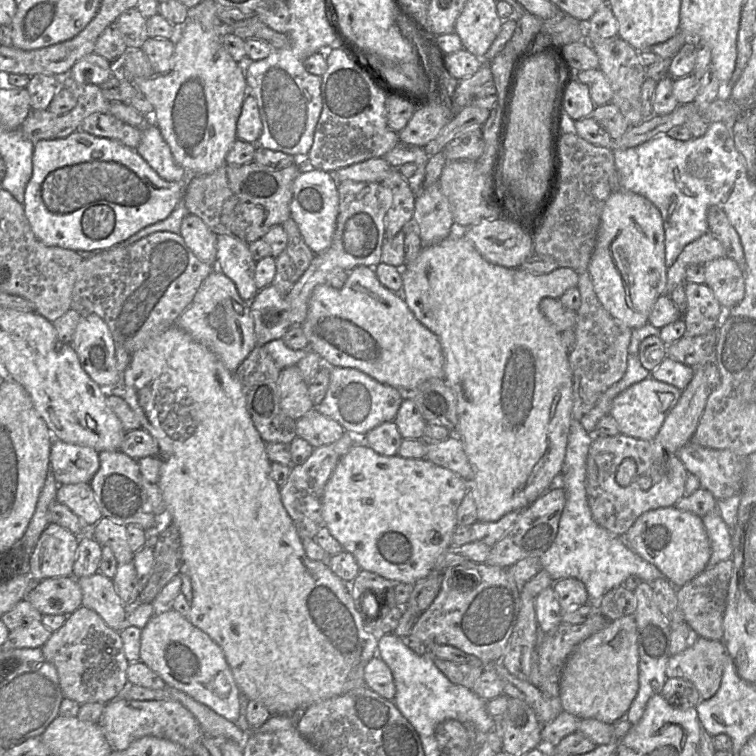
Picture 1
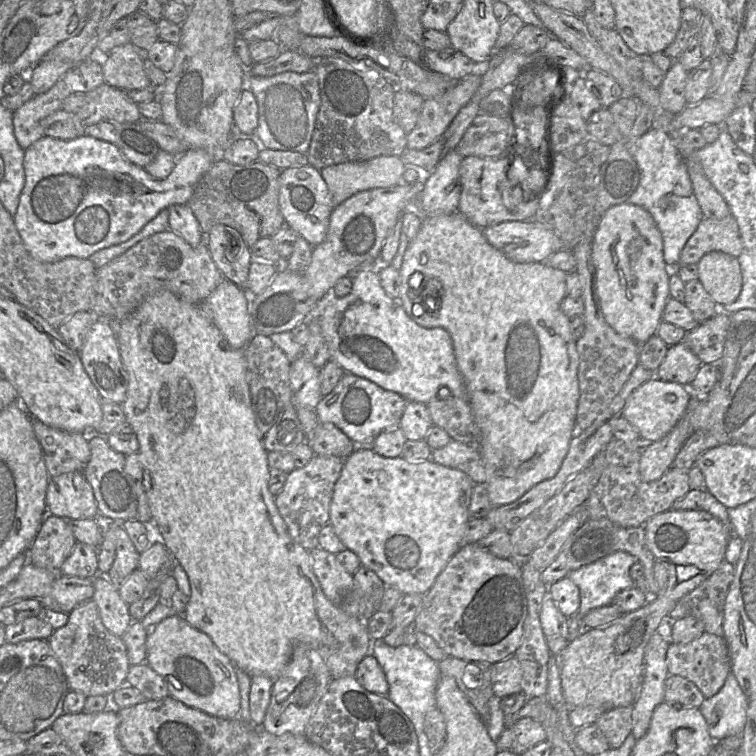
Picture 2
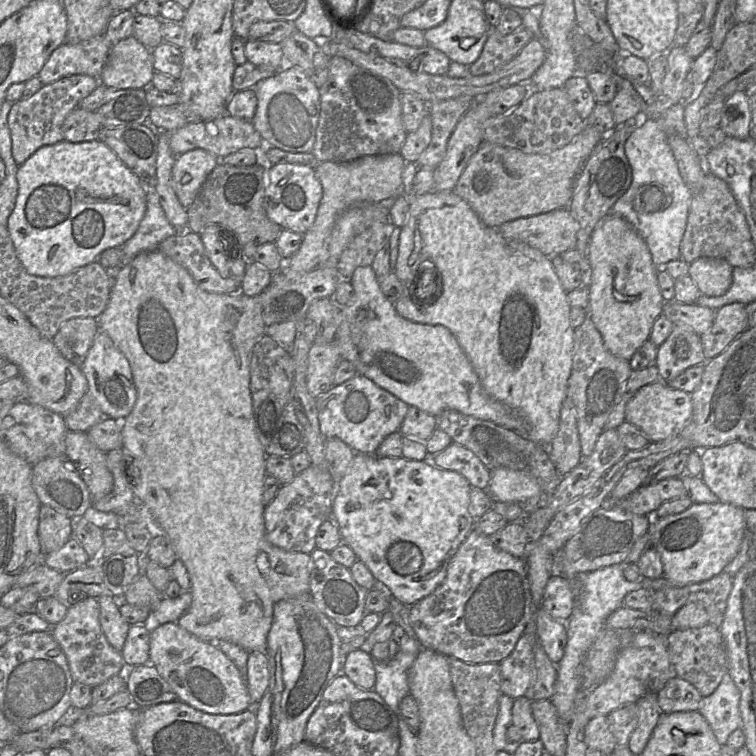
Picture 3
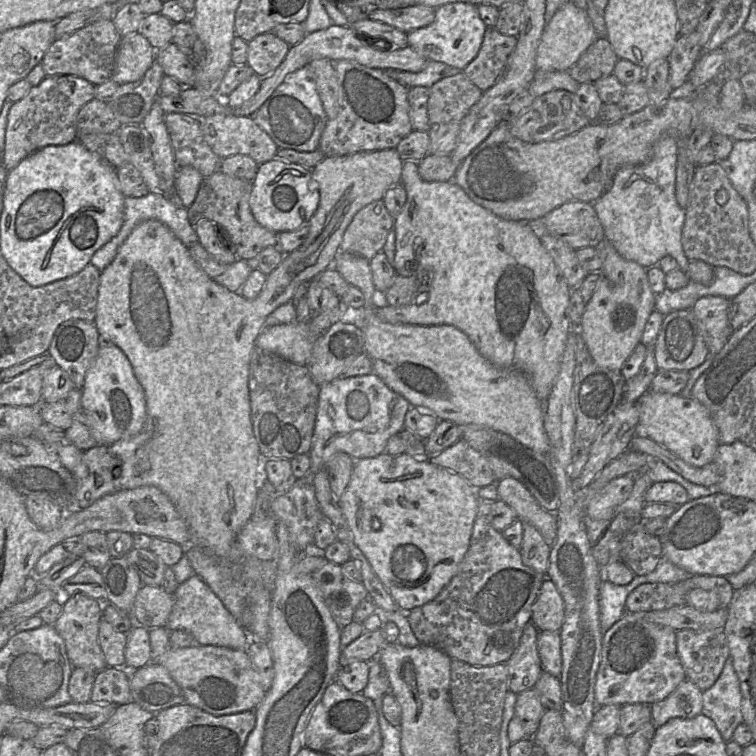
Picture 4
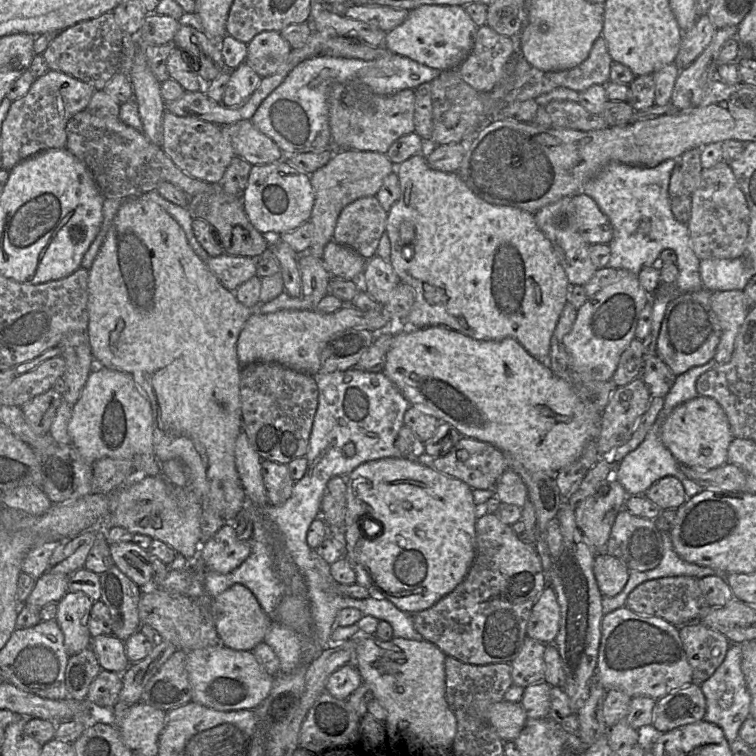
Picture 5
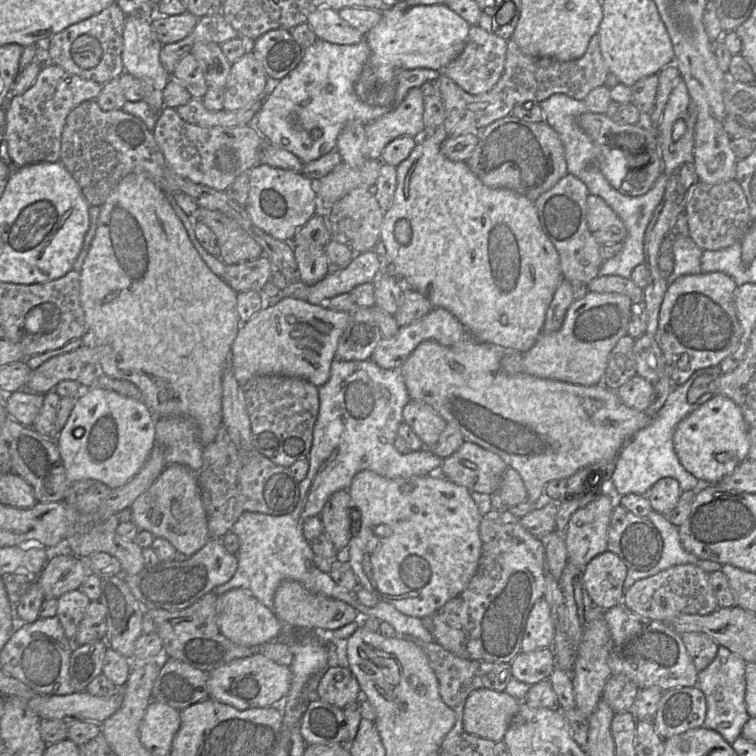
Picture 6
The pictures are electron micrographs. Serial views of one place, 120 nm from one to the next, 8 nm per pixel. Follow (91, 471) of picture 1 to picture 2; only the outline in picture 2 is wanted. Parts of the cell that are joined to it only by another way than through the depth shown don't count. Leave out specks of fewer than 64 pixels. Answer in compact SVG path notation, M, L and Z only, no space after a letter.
M33 417L32 426L50 476L83 471L91 455L88 434L54 428Z

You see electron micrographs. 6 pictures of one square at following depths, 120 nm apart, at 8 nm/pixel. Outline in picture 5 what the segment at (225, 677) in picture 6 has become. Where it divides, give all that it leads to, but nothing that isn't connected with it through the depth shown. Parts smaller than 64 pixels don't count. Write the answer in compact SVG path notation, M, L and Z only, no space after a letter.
M219 644L186 653L186 670L192 701L219 711L256 709L269 695L274 677L259 664L252 651L234 650Z

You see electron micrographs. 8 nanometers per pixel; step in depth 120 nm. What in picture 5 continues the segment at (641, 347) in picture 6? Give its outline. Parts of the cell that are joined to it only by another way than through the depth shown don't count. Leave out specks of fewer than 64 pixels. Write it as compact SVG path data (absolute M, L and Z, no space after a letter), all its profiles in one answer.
M643 355L643 367L640 377L652 397L664 398L673 386L676 376L657 355Z

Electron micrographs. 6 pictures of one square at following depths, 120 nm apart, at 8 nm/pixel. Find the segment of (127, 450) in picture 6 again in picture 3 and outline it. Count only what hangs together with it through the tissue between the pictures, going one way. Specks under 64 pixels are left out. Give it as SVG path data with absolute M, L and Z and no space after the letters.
M99 329L82 364L88 381L88 392L106 417L122 421L132 411L137 400L130 364L125 355L115 346L110 336Z

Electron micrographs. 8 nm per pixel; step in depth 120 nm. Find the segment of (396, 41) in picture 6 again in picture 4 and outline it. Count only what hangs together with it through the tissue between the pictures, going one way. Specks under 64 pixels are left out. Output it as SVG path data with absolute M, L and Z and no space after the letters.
M464 2L448 3L435 9L435 19L430 25L407 33L408 47L427 61L441 62L462 71L477 56L486 29L477 6Z

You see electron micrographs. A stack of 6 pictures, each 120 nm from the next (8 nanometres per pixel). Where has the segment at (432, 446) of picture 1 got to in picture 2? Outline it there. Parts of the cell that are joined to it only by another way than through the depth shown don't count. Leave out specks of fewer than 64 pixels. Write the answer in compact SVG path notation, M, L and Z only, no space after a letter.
M452 439L442 448L432 450L431 459L444 466L463 471L475 484L485 484L487 481L481 455L473 446Z

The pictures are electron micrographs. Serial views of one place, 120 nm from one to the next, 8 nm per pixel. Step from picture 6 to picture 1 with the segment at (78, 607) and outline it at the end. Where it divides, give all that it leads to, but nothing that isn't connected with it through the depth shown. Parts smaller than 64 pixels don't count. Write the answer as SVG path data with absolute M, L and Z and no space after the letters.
M81 606L68 615L64 625L52 632L41 649L46 661L54 665L57 670L64 698L71 699L80 705L91 702L107 704L121 697L128 686L127 669L129 661L124 654L120 632L109 627L101 616L92 609Z

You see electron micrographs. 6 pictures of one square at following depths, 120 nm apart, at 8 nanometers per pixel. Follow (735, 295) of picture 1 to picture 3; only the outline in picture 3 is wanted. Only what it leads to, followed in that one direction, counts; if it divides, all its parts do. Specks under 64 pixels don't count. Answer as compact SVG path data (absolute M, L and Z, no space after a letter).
M700 257L689 263L690 276L702 295L717 297L732 284L733 267L722 258Z

